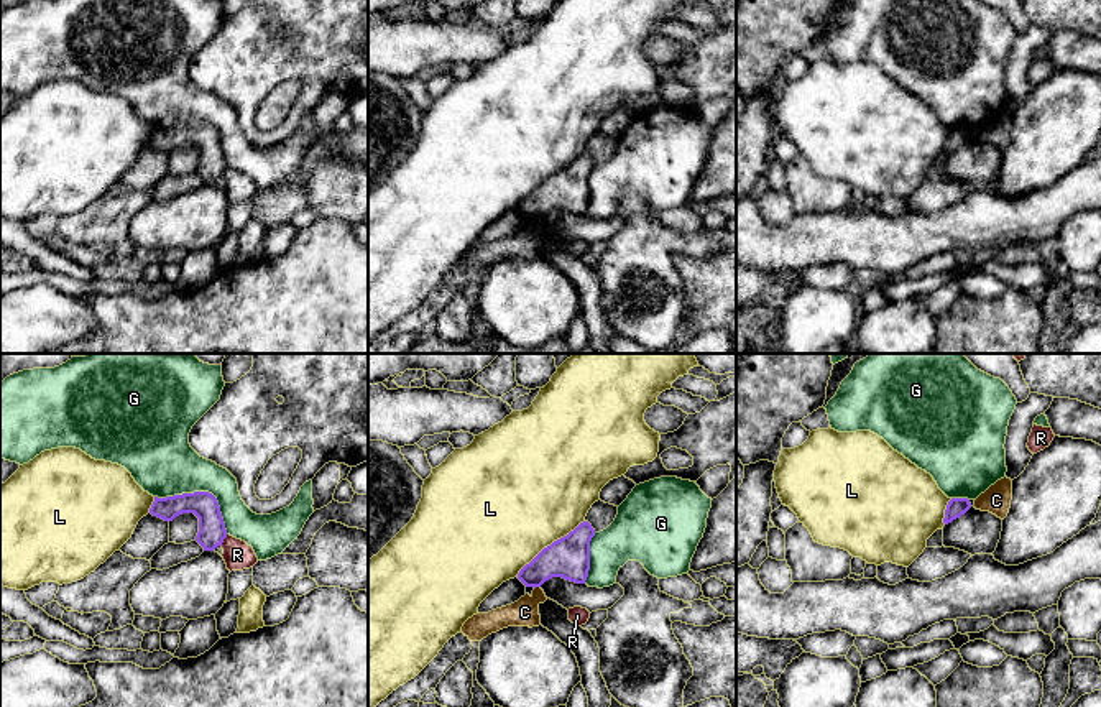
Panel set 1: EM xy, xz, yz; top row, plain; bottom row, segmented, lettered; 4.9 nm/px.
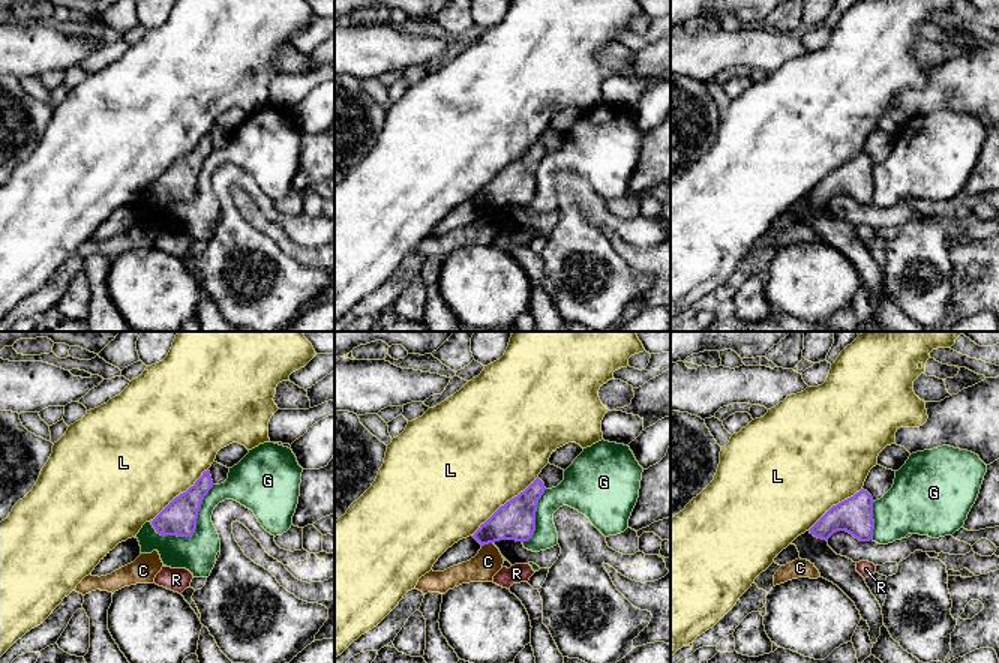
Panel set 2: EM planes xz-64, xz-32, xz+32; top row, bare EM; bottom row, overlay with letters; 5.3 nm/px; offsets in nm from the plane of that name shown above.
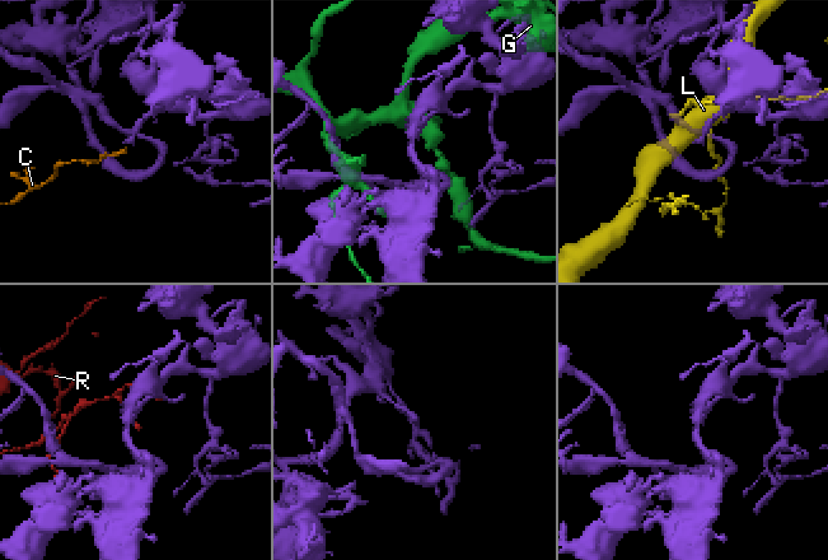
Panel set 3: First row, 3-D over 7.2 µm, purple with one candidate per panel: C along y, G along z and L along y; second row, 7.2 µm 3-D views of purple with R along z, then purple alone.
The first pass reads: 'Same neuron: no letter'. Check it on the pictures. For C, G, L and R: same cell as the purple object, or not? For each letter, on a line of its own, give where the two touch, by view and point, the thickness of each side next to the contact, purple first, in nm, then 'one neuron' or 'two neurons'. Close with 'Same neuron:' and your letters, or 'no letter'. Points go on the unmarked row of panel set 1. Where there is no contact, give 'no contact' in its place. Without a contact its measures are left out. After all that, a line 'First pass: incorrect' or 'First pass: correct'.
C: xz (536, 217) | 200/140 nm | two neurons
G: xy (202, 124) | 140/320 nm | two neurons
L: xz (551, 176) | 200/480 nm | two neurons
R: xy (224, 170) | 140/140 nm | two neurons
Same neuron: no letter
First pass: correct

